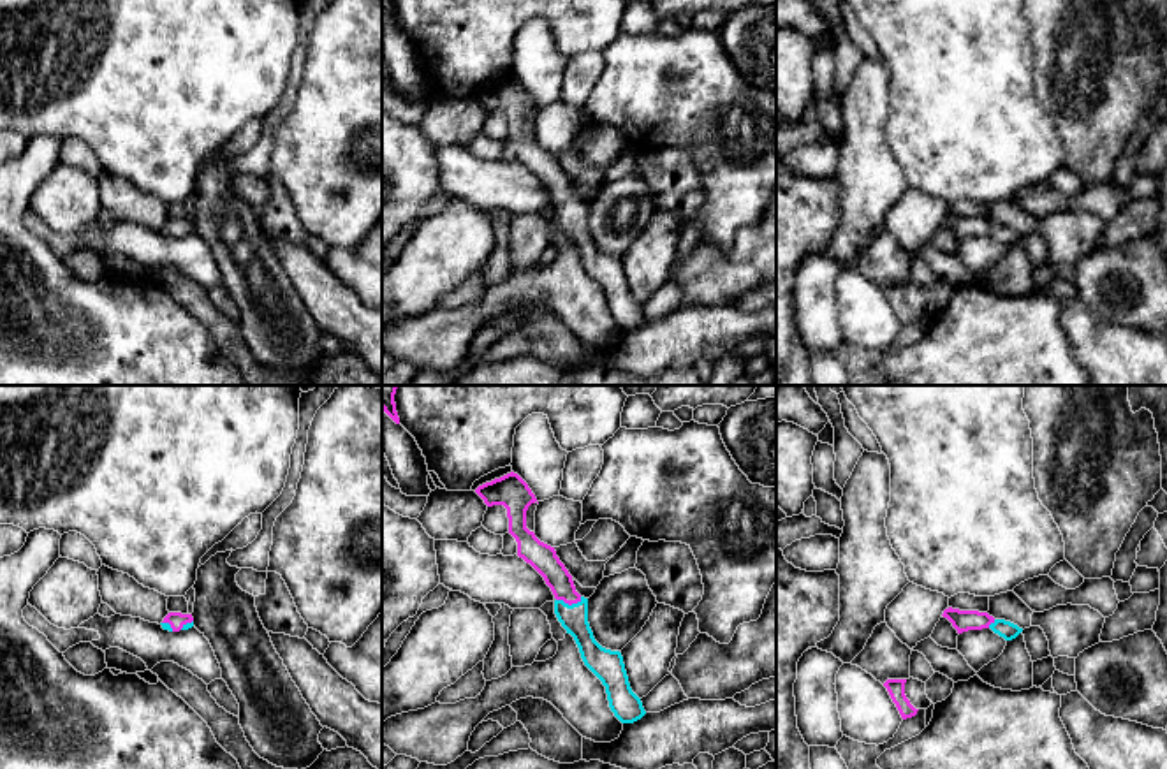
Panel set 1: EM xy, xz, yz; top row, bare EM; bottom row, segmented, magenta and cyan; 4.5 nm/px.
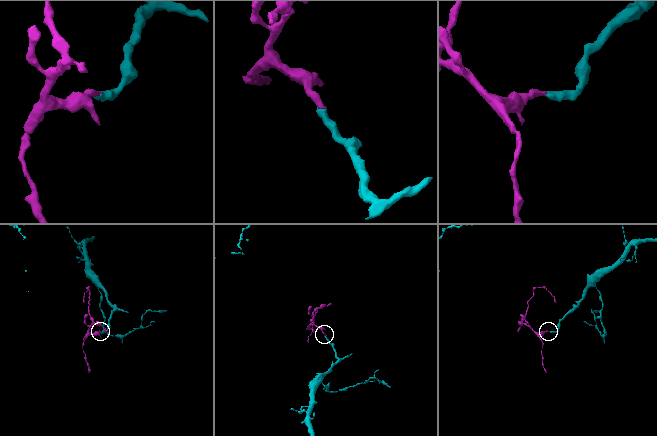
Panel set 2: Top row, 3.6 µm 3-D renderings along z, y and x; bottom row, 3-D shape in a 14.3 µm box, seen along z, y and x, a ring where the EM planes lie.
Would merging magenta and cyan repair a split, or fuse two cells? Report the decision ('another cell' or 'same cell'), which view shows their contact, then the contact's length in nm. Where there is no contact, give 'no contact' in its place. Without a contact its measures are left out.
same cell | xz | 120 nm

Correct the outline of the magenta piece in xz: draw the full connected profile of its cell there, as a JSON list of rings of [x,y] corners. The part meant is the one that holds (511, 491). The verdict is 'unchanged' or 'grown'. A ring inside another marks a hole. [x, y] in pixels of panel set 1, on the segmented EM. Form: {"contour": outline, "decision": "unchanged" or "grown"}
{"contour": [[[514,472],[486,482],[475,489],[488,507],[503,505],[509,533],[517,542],[517,556],[530,563],[554,595],[554,614],[579,648],[584,665],[606,686],[609,707],[621,723],[641,720],[646,711],[632,692],[620,651],[602,648],[588,623],[588,598],[576,591],[572,575],[556,556],[554,547],[540,542],[526,528],[526,510],[537,502],[528,484]]], "decision": "grown"}

